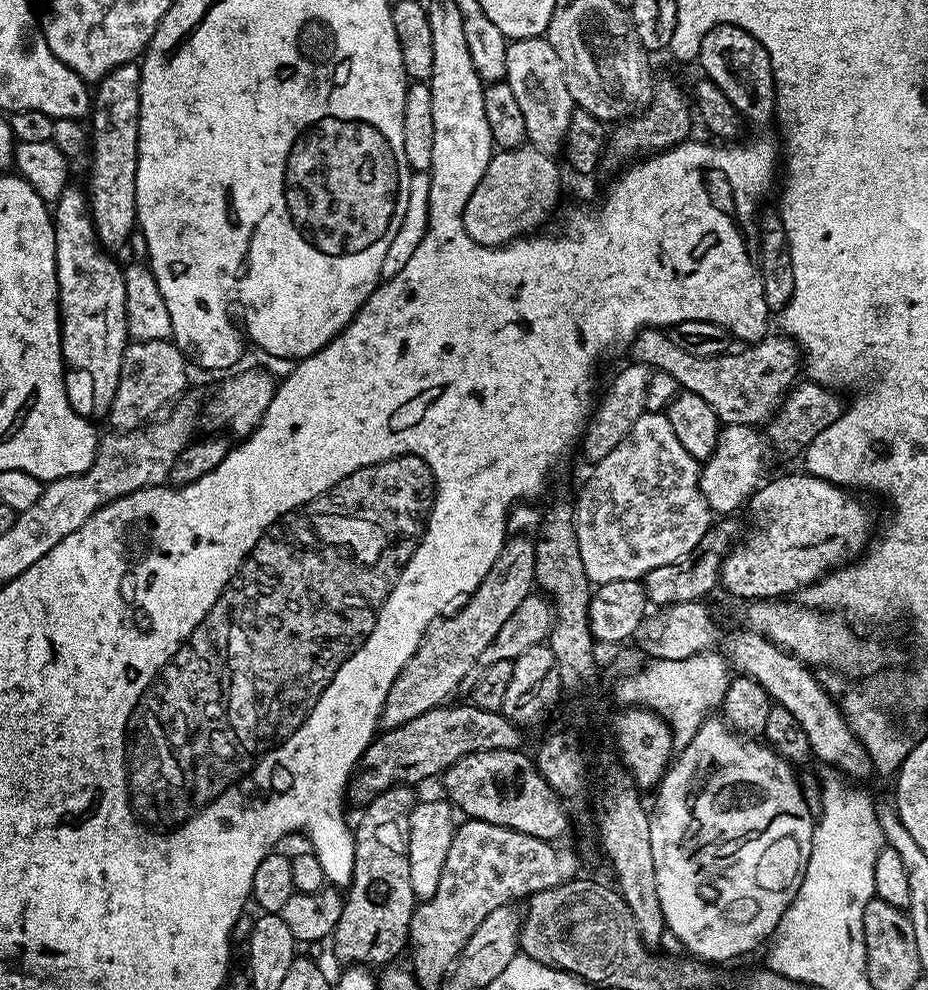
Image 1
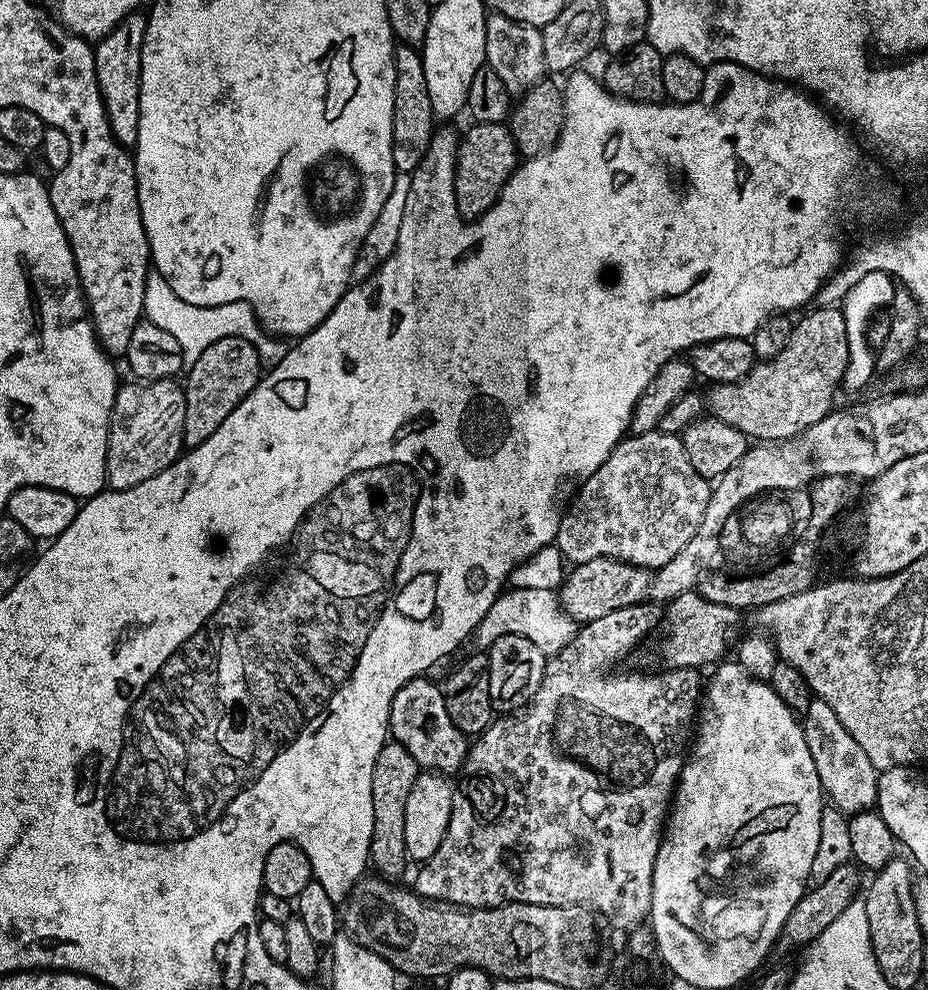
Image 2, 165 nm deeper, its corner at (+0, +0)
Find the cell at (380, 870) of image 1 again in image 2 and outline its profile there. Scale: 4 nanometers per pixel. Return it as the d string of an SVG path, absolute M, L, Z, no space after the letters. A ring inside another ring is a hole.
M388 742L381 747L378 758L372 766L372 851L370 864L377 873L385 878L400 878L404 867L410 864L405 839L406 798L414 787L414 782L422 773L421 766L414 762L414 754L406 746Z

